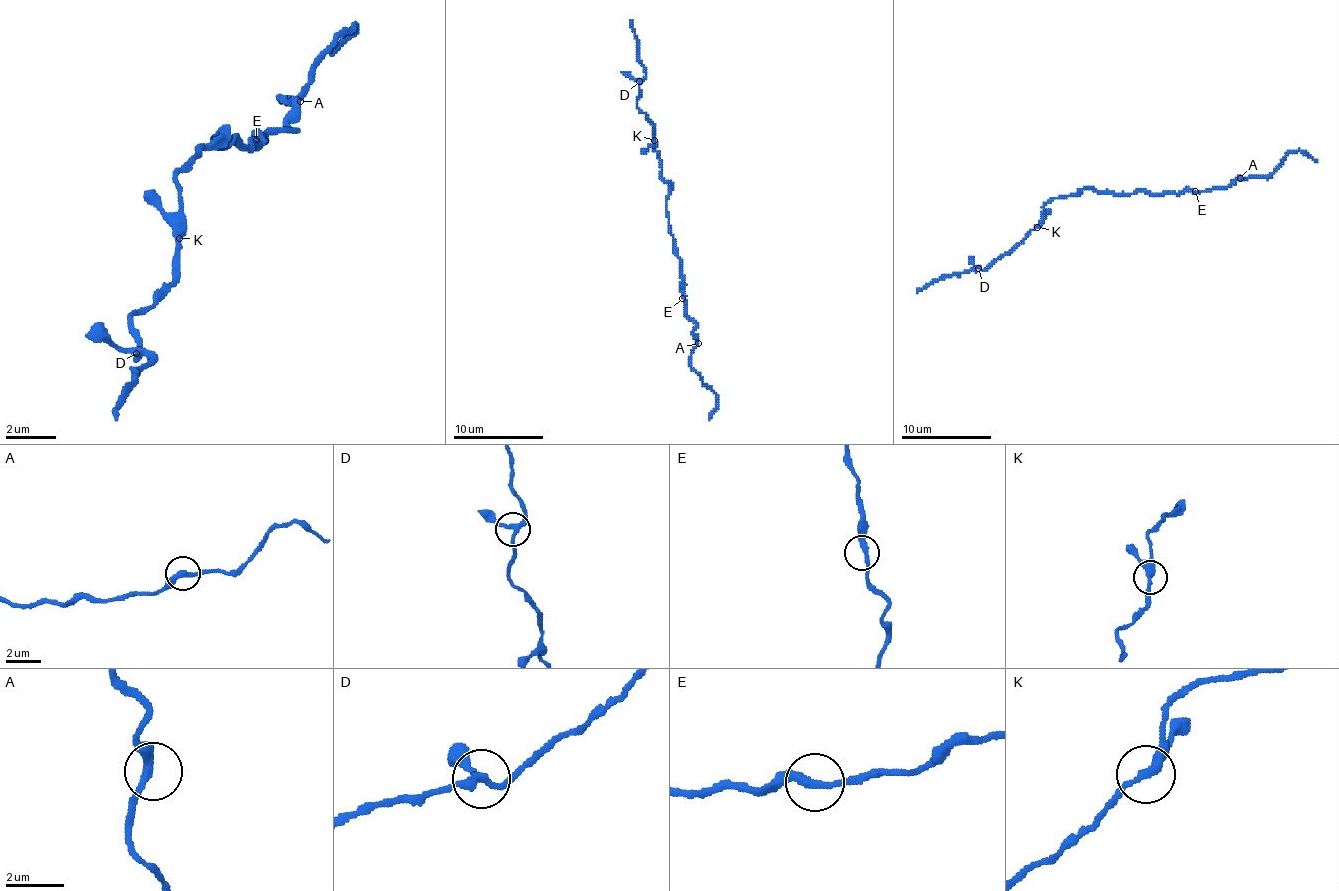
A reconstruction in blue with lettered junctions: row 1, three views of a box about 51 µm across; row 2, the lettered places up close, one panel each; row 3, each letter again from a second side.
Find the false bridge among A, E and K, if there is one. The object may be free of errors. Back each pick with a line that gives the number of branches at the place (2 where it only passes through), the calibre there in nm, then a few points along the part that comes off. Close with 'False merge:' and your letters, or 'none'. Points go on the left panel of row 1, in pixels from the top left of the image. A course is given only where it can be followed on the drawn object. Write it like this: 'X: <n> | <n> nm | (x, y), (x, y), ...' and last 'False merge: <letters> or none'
False merge: none

